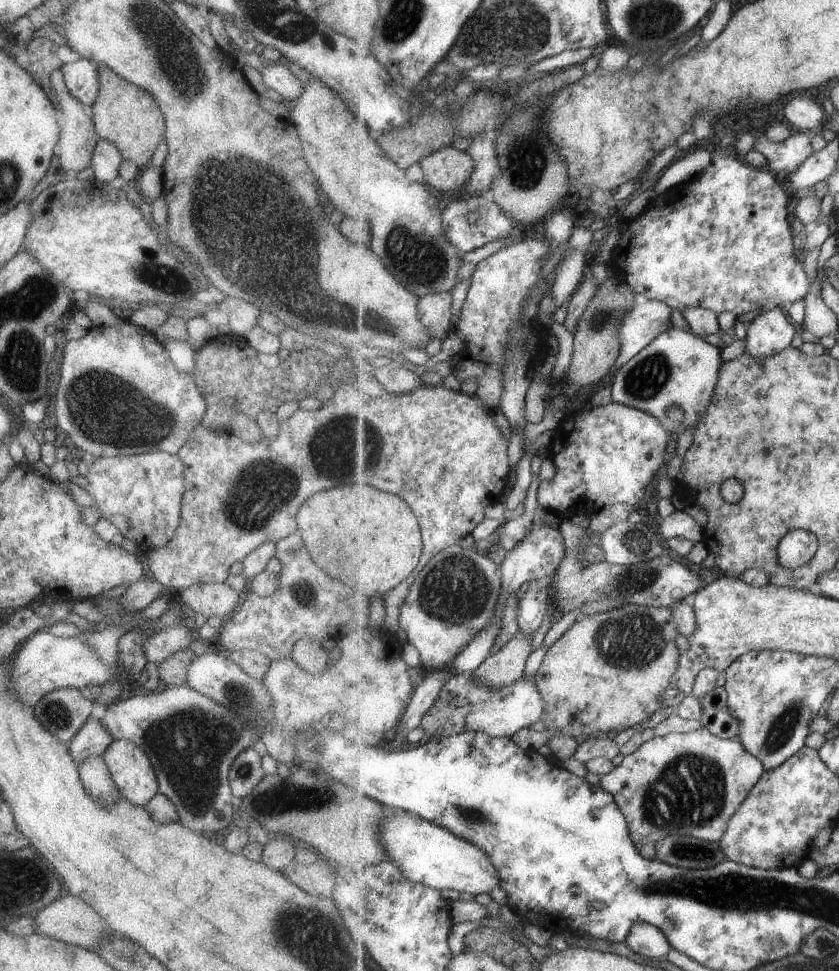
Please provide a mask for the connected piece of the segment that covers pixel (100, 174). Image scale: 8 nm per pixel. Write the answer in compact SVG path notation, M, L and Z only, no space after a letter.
M98 139L90 162L95 181L109 183L113 178L116 178L122 159L114 144L108 140Z

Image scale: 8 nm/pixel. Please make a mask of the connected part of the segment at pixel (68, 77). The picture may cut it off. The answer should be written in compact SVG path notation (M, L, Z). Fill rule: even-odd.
M79 58L75 62L62 63L59 69L67 92L89 109L99 88L96 66L90 60Z

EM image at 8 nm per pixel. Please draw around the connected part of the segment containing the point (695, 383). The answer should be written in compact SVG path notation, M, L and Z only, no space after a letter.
M672 326L631 358L627 364L624 364L611 384L614 402L653 414L655 418L663 422L663 426L667 427L667 432L679 434L683 429L696 429L713 400L715 388L719 382L719 370L723 366L723 358L721 358L722 350L718 346L712 346L701 336L691 333L691 330Z

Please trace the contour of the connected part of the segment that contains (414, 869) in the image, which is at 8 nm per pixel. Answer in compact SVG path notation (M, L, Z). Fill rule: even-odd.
M413 812L395 814L383 822L381 838L389 854L388 860L399 864L409 882L473 895L489 894L501 882L499 871L486 850Z

